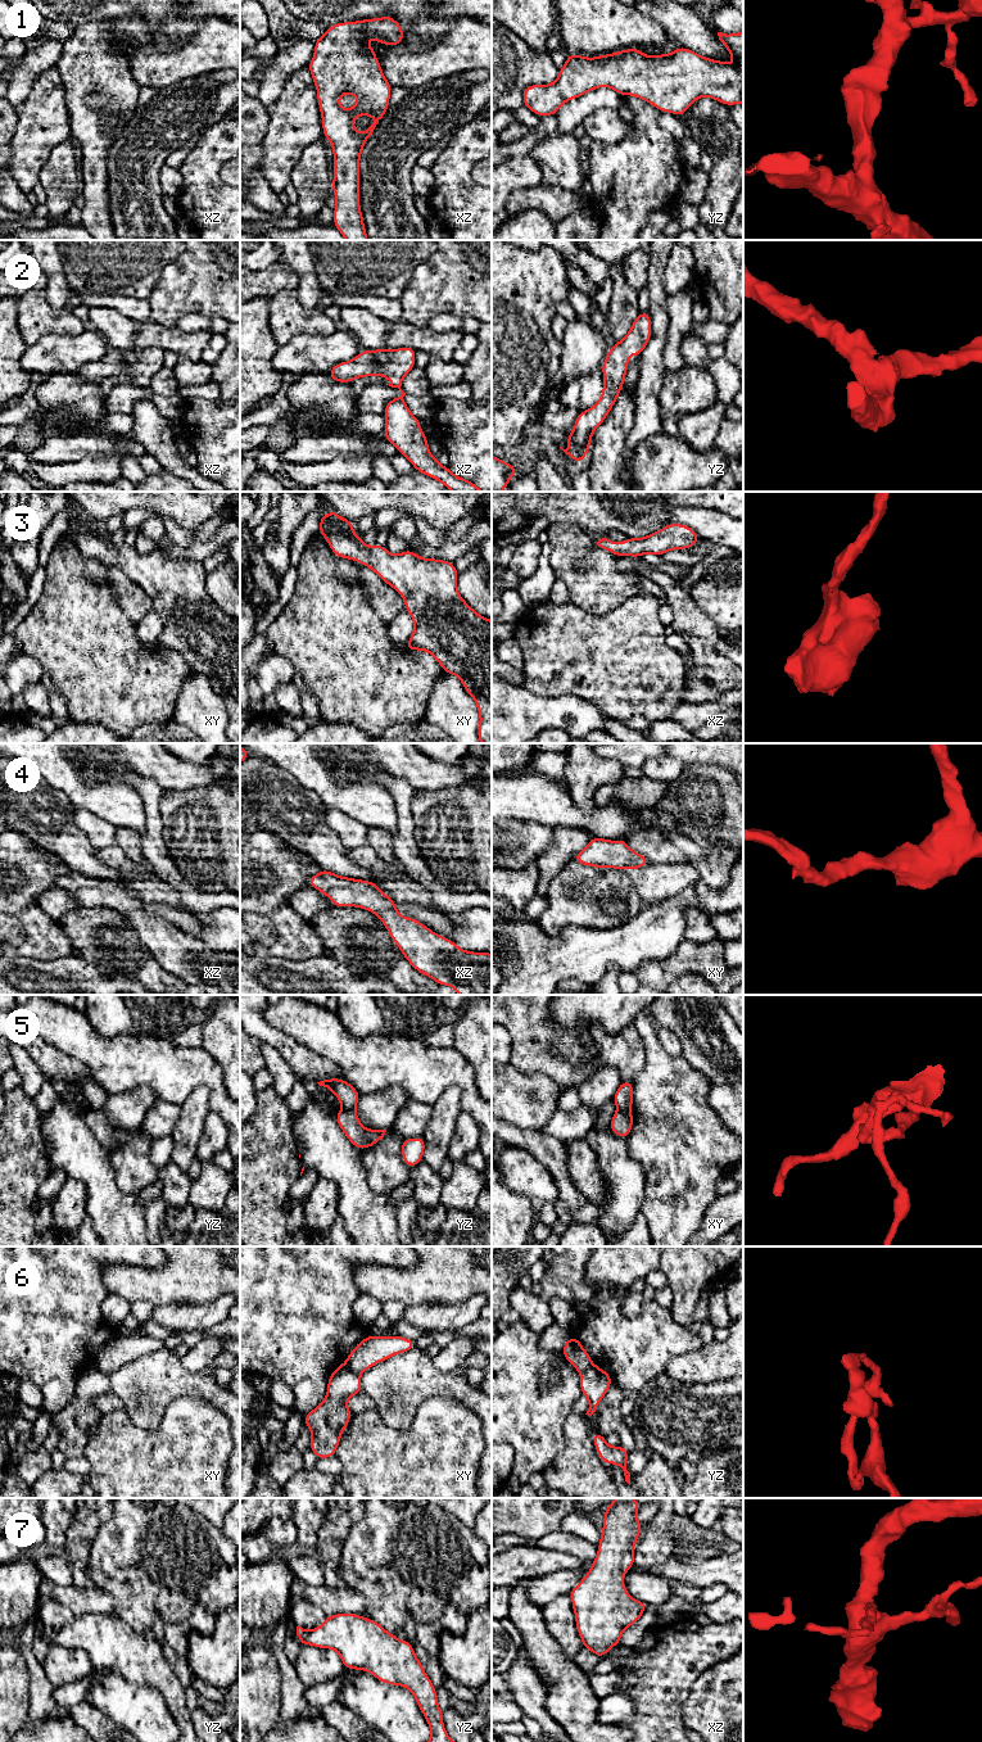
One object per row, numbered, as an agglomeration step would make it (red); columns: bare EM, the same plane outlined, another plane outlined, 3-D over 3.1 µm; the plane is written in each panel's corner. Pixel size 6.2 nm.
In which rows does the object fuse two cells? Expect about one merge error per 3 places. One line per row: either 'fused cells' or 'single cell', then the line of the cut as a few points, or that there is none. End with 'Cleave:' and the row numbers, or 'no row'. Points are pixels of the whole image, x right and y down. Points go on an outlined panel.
1: single cell; no cut
2: single cell; no cut
3: single cell; no cut
4: single cell; no cut
5: fused cells; cut in xy along (618, 1108), (630, 1112)
6: fused cells; cut in xy along (345, 1362), (358, 1372)
7: single cell; no cut
Cleave: 5, 6

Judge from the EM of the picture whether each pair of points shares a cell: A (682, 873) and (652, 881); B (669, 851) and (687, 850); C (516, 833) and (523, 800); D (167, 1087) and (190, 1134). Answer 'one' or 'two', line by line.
A: one
B: two
C: two
D: two

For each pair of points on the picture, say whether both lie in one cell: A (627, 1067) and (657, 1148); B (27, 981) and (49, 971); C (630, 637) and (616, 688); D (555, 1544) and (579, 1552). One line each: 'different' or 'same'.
A: different
B: same
C: same
D: same

